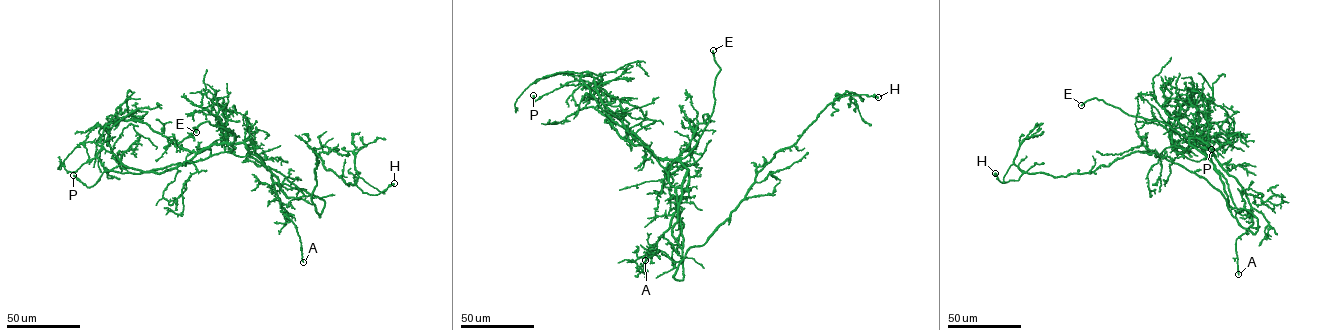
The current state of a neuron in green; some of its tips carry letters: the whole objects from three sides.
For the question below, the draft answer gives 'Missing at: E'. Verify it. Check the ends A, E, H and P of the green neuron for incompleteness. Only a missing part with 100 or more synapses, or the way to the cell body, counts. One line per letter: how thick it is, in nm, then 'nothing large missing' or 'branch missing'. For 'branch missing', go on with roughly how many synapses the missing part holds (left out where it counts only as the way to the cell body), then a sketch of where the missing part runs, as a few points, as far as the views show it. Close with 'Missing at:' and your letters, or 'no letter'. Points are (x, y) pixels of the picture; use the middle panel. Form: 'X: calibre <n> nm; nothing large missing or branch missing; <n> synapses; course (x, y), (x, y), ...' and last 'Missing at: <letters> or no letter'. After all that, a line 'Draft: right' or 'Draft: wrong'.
A: calibre 260 nm; nothing large missing
E: calibre 320 nm; branch missing
H: calibre 550 nm; nothing large missing
P: calibre 550 nm; nothing large missing
Missing at: E
Draft: right

